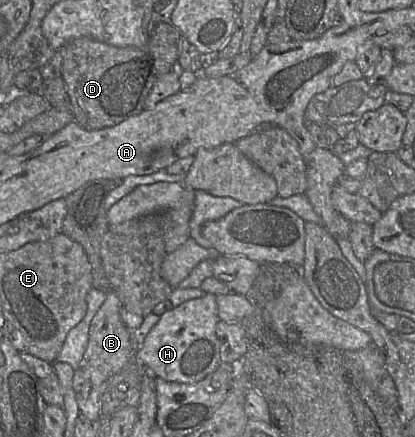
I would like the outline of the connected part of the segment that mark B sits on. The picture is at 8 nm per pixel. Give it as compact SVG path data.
M111 290L107 293L105 302L90 324L88 347L74 372L73 389L80 415L90 421L95 421L102 416L100 399L107 380L120 372L132 358L135 358L136 345L135 341L133 342L133 333L121 319L122 307L122 301L116 292Z

